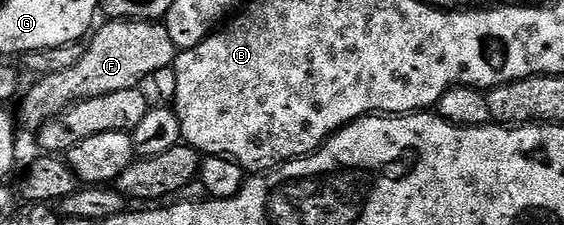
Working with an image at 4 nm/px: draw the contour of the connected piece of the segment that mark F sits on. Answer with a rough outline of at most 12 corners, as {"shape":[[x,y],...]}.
{"shape":[[110,19],[72,69],[41,76],[16,119],[30,133],[80,101],[173,67],[165,22]]}

